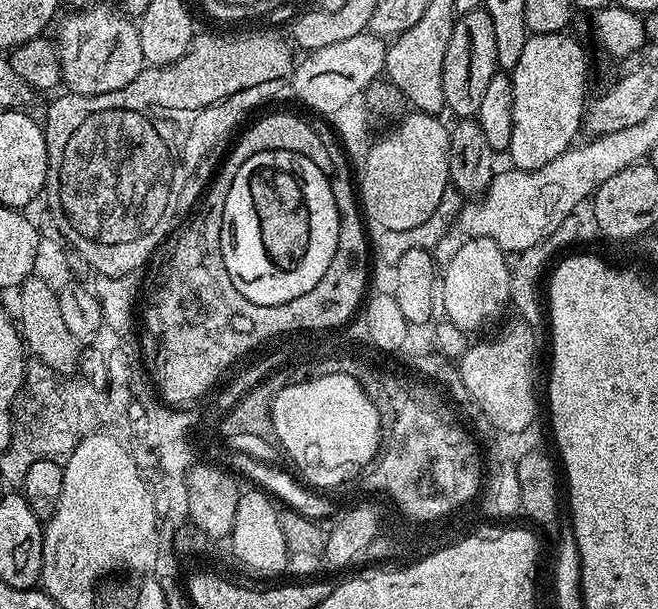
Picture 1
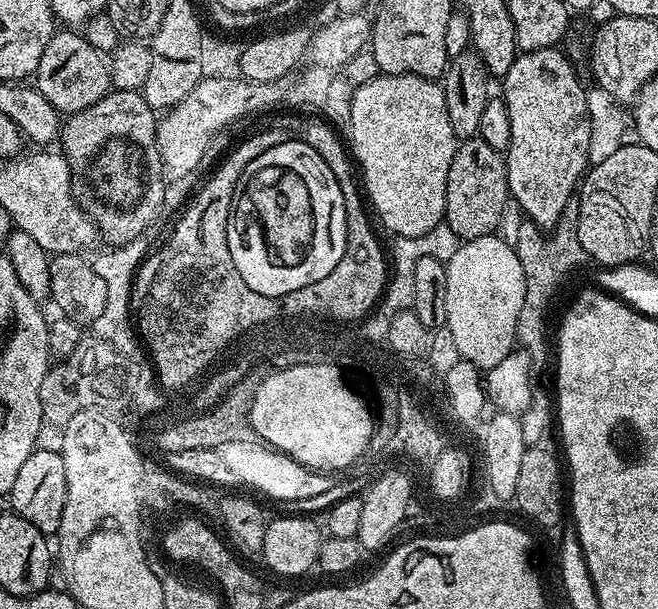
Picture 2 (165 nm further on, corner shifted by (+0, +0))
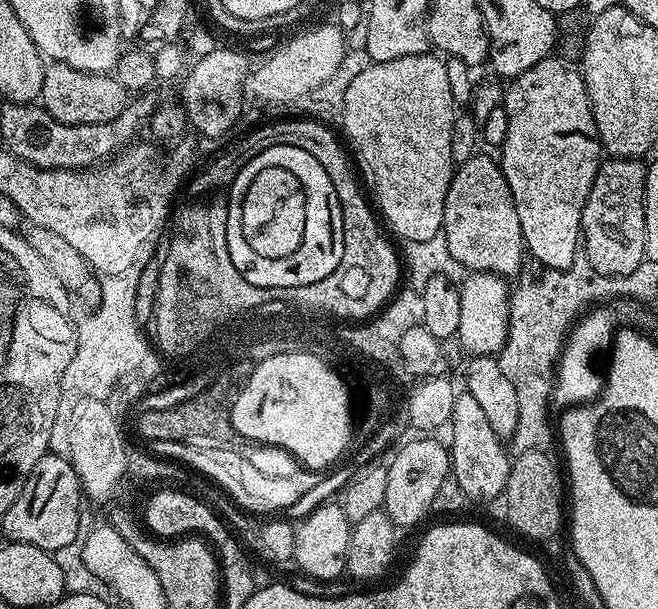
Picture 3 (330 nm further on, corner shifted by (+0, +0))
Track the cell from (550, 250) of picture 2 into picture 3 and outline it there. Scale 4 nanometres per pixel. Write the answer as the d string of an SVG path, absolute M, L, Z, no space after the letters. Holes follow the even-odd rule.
M577 258L566 270L525 263L514 283L516 289L515 286L511 289L508 305L508 336L498 359L506 378L510 378L514 390L518 390L518 440L524 446L540 446L544 436L536 431L548 420L556 366L572 325L593 306L623 297L625 281L598 274L587 259Z

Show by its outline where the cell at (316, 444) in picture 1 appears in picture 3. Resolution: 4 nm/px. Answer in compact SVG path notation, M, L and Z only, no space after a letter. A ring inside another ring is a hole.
M275 356L275 358L270 358L268 364L263 364L260 367L260 372L254 373L252 380L246 384L244 396L238 398L238 403L236 403L237 425L246 433L245 441L257 444L271 444L274 448L284 448L290 455L296 457L300 463L305 464L308 468L328 470L339 461L336 459L343 454L344 447L347 446L348 439L352 436L352 400L348 397L348 391L350 391L350 388L345 383L343 375L336 376L332 372L326 371L323 365L316 362L315 358L311 356Z

